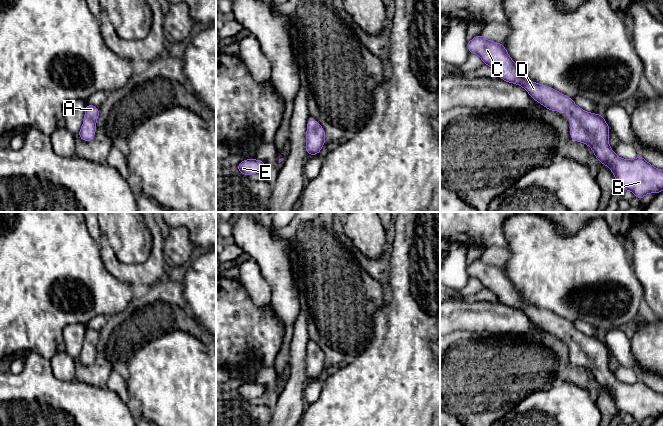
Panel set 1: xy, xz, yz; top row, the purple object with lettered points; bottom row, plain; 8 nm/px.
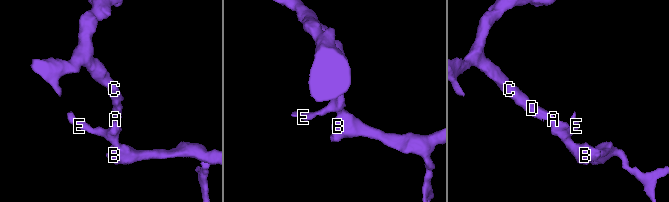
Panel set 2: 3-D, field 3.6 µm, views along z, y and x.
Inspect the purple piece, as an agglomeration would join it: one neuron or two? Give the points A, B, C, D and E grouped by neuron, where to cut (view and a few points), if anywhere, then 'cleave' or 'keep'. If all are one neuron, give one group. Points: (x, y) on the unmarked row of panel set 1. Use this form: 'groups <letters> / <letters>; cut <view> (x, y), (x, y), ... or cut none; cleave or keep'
groups A B C D E; cut none; keep

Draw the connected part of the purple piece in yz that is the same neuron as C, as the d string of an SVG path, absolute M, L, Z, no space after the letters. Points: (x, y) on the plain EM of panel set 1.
M482 258L467 266L469 277L477 278L484 288L494 293L501 304L522 310L538 327L550 335L563 335L571 343L570 361L590 370L600 388L610 392L621 414L629 414L638 423L647 417L663 414L663 395L652 390L640 379L633 384L618 381L609 370L610 351L601 338L586 336L574 325L548 311L525 302L503 268L486 264Z

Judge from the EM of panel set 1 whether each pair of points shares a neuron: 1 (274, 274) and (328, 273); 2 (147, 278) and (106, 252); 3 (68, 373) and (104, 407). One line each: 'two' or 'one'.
1: two
2: one
3: two

